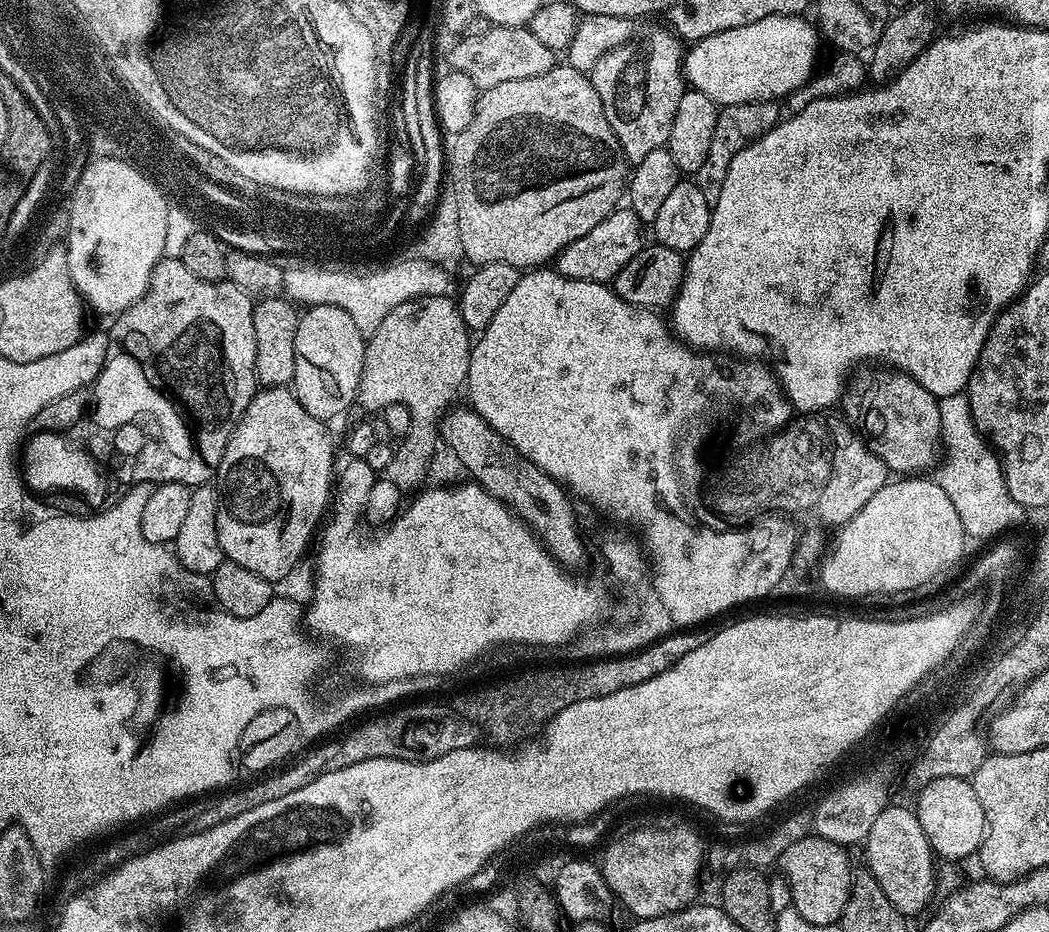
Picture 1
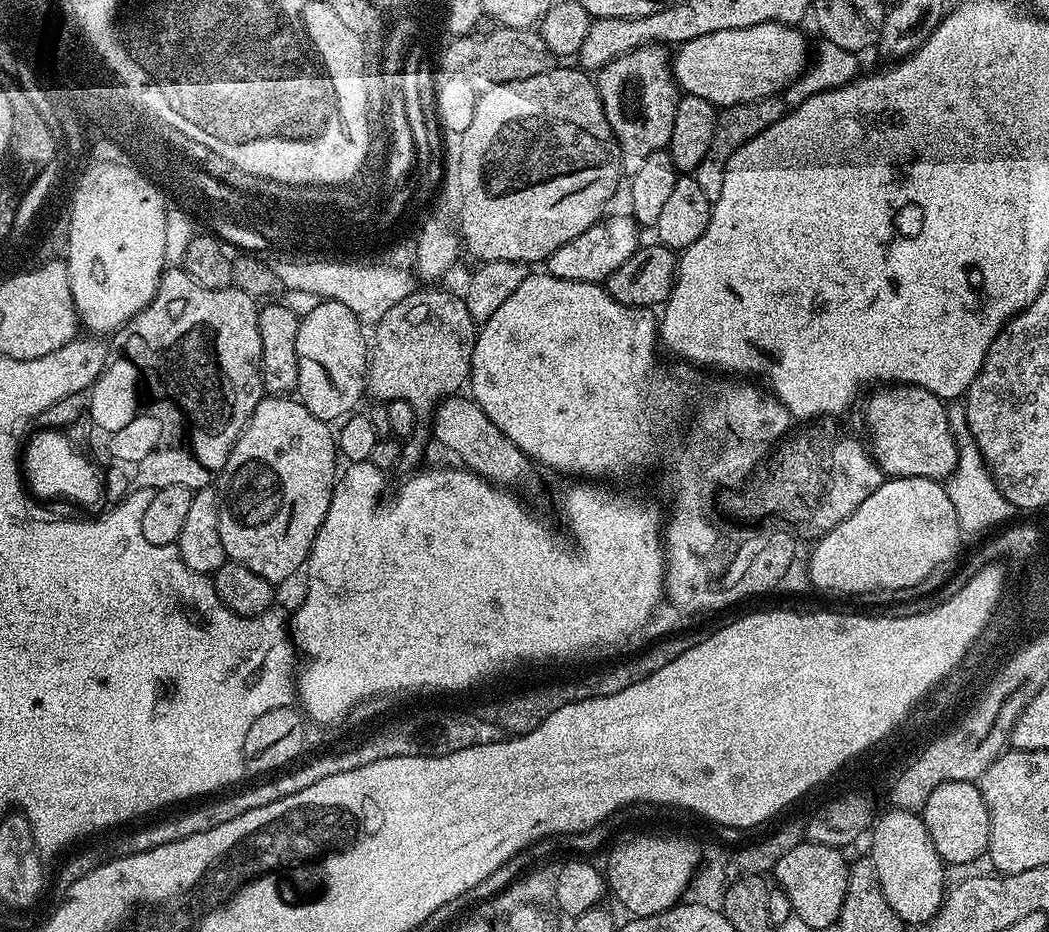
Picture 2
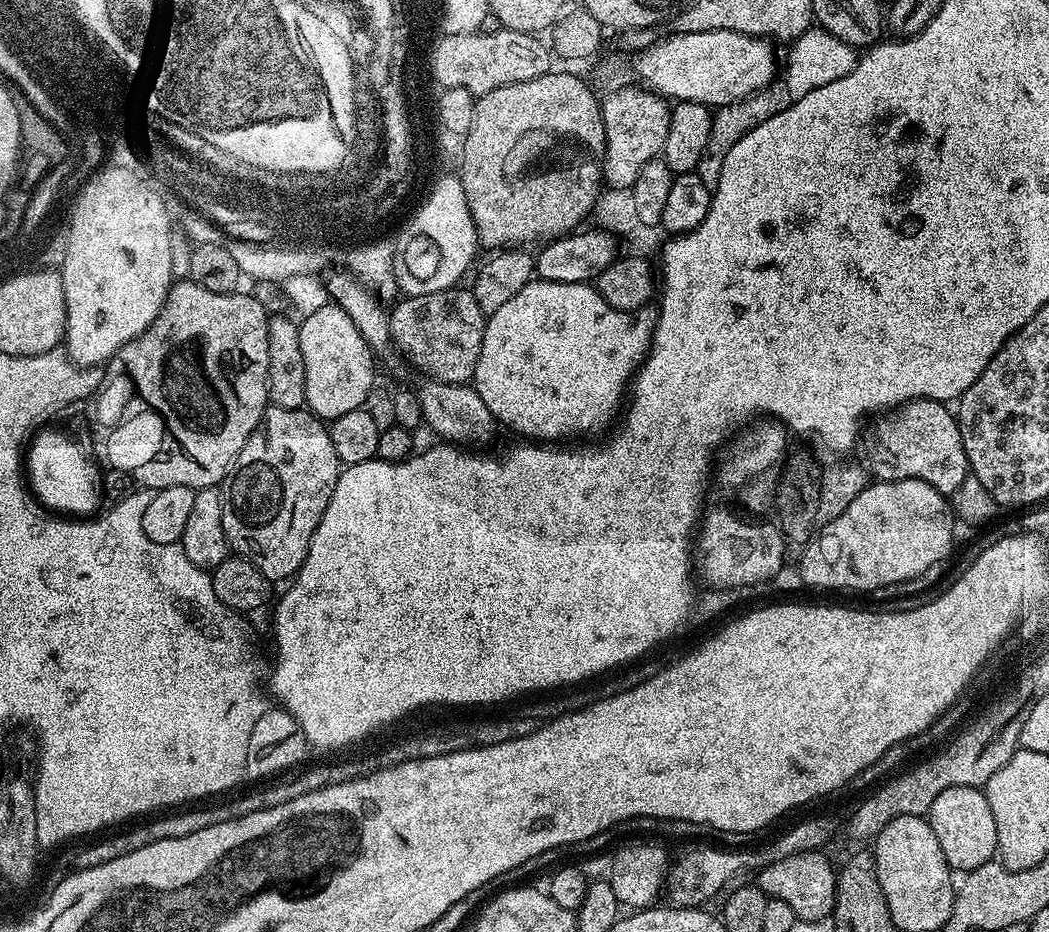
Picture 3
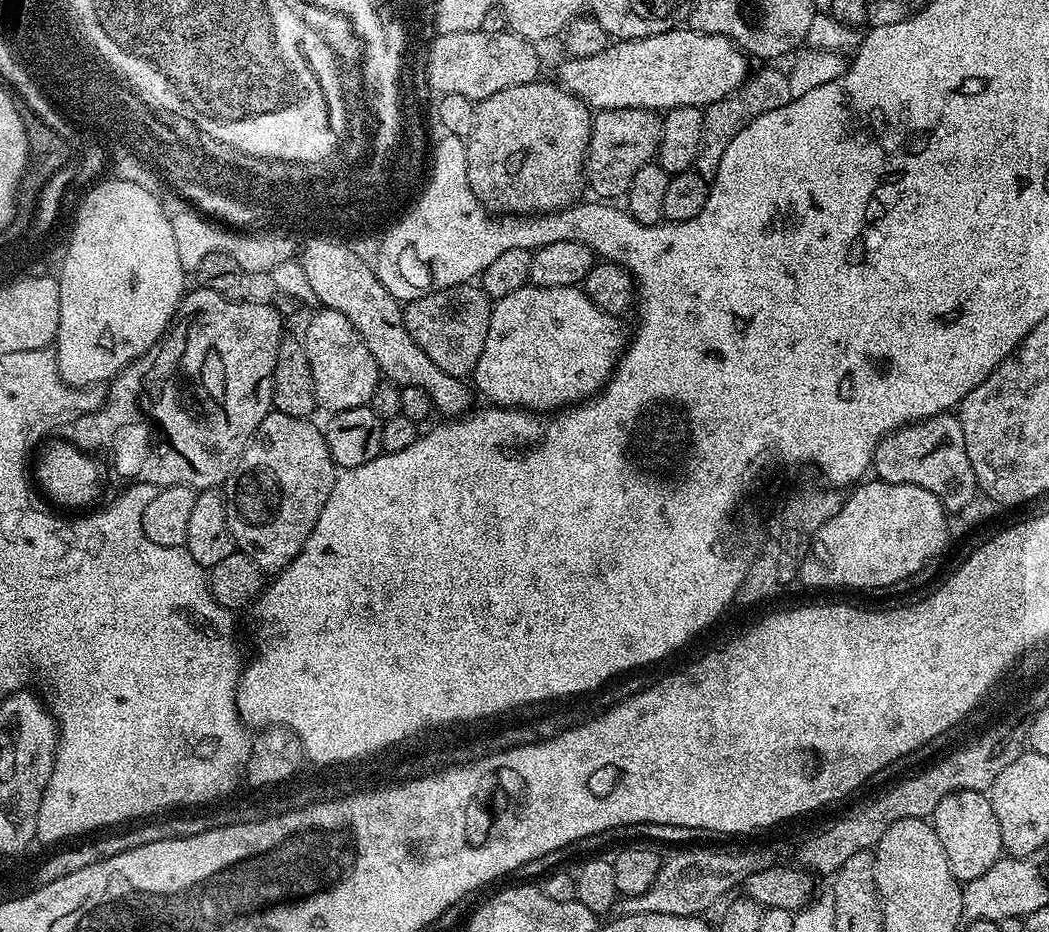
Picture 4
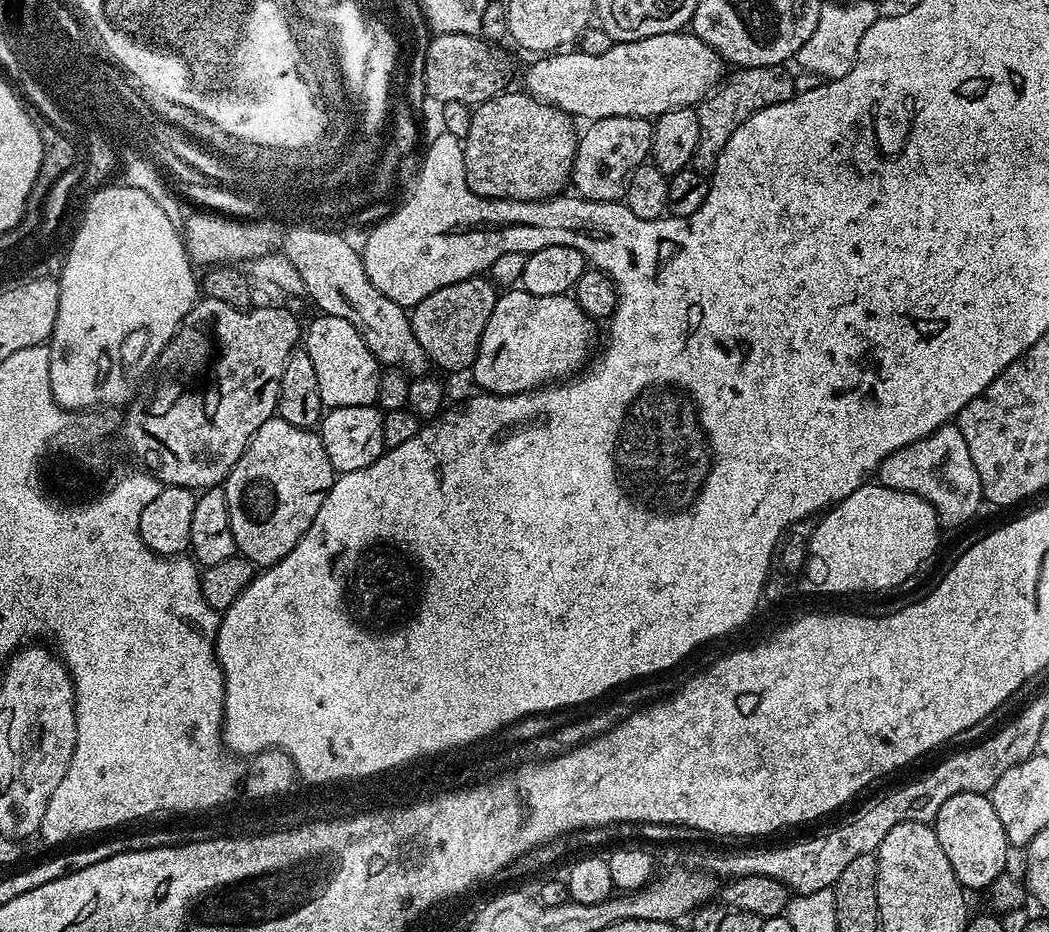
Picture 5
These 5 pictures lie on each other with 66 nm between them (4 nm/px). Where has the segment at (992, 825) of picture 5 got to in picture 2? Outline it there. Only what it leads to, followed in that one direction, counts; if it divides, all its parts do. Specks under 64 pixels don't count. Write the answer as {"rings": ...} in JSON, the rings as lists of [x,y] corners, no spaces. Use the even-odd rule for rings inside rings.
{"rings":[[[973,781],[942,782],[942,786],[938,786],[926,798],[922,819],[945,865],[968,864],[987,853],[990,814],[979,787]]]}

